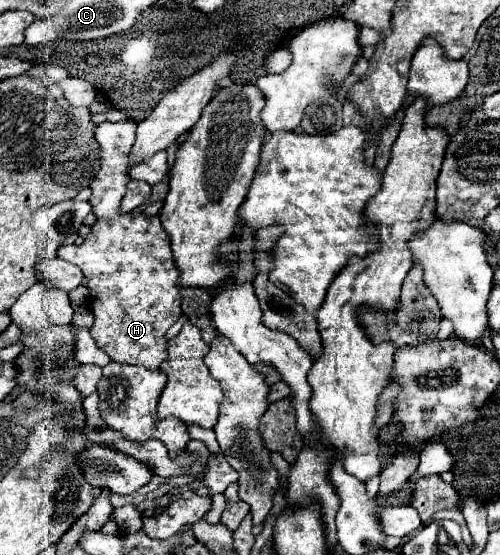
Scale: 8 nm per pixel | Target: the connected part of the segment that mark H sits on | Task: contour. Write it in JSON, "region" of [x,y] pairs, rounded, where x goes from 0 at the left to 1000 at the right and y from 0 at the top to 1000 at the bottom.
{"region":[[[244,214],[244,218],[232,218],[232,222],[220,222],[220,218],[208,218],[208,222],[200,222],[200,225],[192,225],[192,236],[188,236],[188,250],[196,254],[196,261],[200,261],[200,308],[192,312],[192,319],[188,319],[188,326],[180,330],[180,341],[184,341],[184,355],[180,355],[180,369],[184,369],[184,384],[196,391],[196,402],[188,405],[188,413],[184,413],[184,420],[168,431],[168,441],[136,441],[136,445],[120,445],[116,449],[116,459],[124,463],[124,467],[132,467],[132,470],[140,470],[140,474],[152,474],[164,488],[168,488],[168,495],[172,495],[172,503],[176,503],[176,539],[184,542],[180,546],[180,557],[184,557],[184,564],[188,564],[188,571],[192,571],[192,578],[188,578],[188,589],[180,593],[180,604],[188,607],[188,614],[192,614],[192,622],[204,629],[204,632],[212,632],[216,640],[220,640],[220,647],[224,650],[232,650],[232,654],[252,654],[252,658],[272,658],[272,661],[292,661],[292,665],[316,665],[320,661],[320,654],[328,650],[328,643],[332,643],[332,611],[328,611],[328,604],[332,604],[332,596],[360,575],[360,568],[364,568],[364,560],[360,560],[360,517],[352,514],[352,506],[356,506],[356,485],[352,485],[352,477],[348,477],[348,463],[344,463],[344,449],[340,449],[340,431],[336,431],[336,423],[328,420],[328,413],[324,413],[324,405],[320,405],[320,395],[316,391],[292,391],[288,384],[240,384],[240,359],[248,355],[248,348],[252,348],[252,333],[256,333],[256,294],[260,294],[260,268],[264,268],[264,261],[268,261],[268,240],[272,240],[272,222],[268,218],[260,218],[260,214]]]}

